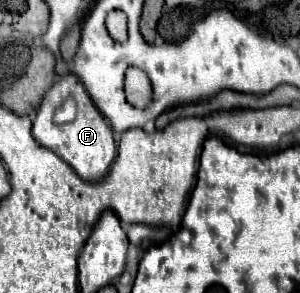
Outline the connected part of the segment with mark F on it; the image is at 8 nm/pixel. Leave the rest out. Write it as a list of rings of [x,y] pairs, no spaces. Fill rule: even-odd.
[[[76,74],[60,76],[54,82],[54,86],[46,92],[40,108],[36,110],[32,134],[34,134],[34,138],[38,140],[40,146],[44,146],[44,148],[52,150],[54,154],[58,154],[84,180],[100,180],[110,170],[110,164],[116,158],[116,142],[114,142],[112,126],[98,112],[98,108],[90,100],[88,92],[84,90],[84,86],[82,86],[82,82],[78,80]],[[68,96],[72,96],[76,100],[76,104],[78,104],[76,118],[72,122],[68,122],[68,124],[54,124],[54,112],[62,106],[62,102]]]

